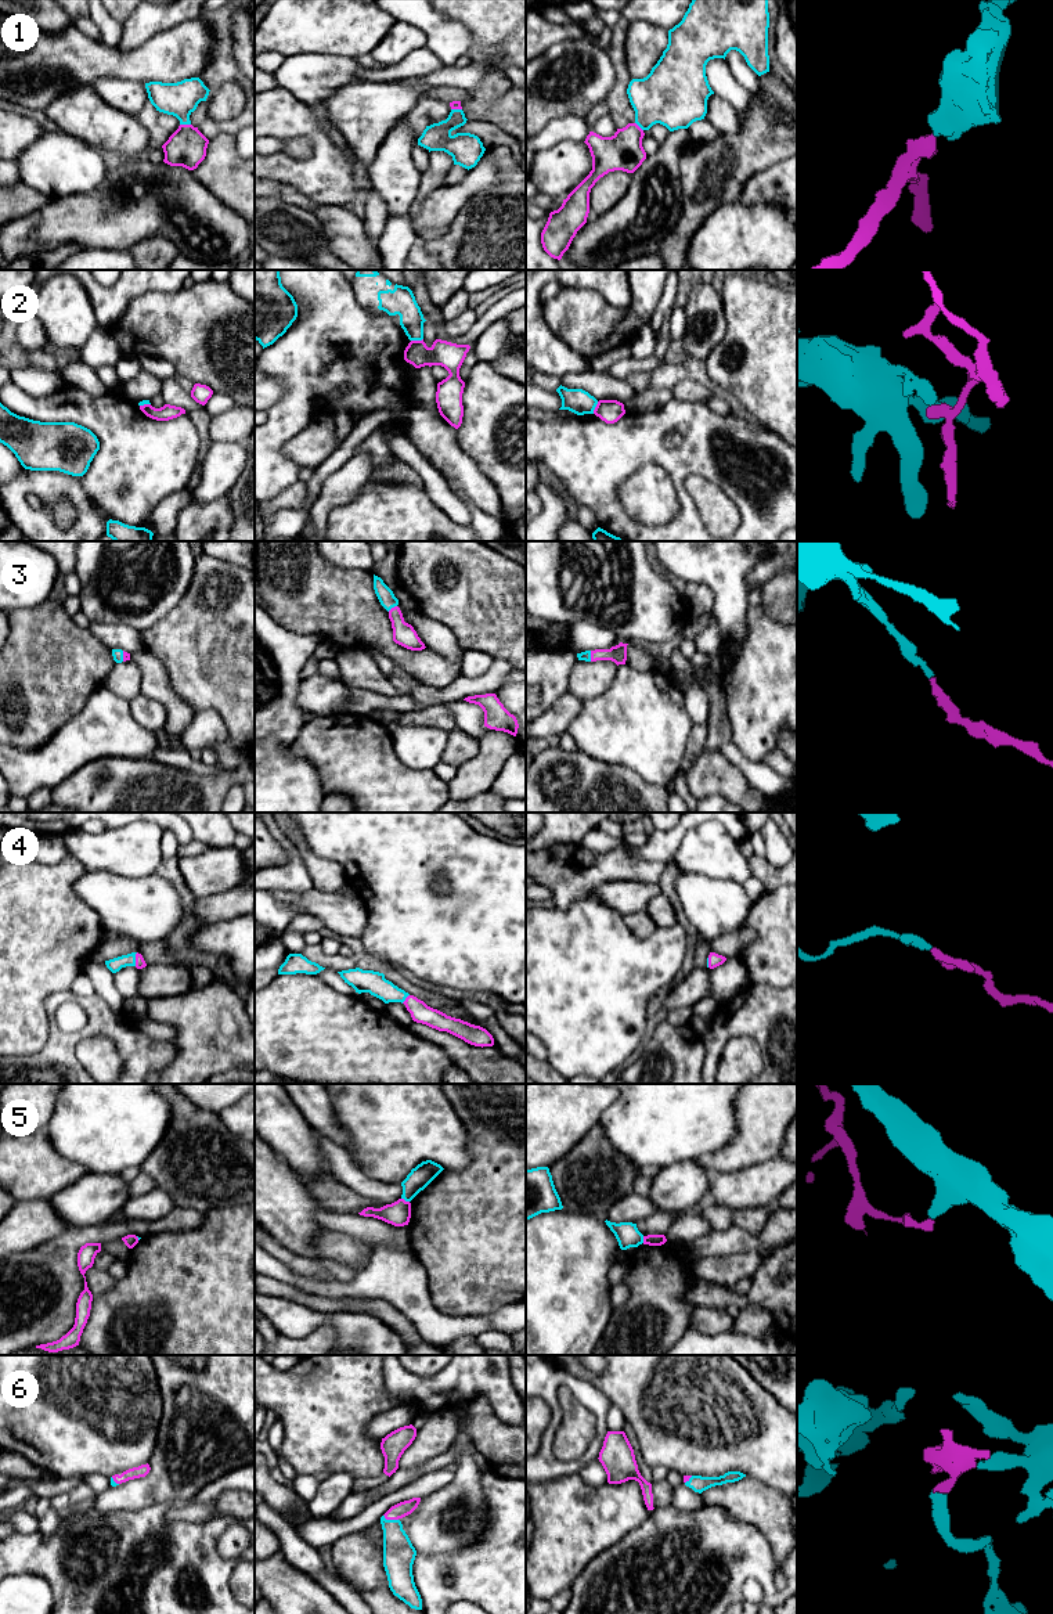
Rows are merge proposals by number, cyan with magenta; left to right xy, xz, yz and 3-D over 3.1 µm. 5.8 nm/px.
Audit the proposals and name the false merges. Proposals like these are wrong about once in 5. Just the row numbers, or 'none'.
2, 5

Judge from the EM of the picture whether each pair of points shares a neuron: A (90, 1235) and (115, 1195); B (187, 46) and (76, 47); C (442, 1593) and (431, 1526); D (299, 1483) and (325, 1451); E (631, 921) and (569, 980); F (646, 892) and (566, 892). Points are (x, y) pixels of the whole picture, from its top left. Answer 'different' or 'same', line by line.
A: different
B: same
C: different
D: different
E: different
F: different

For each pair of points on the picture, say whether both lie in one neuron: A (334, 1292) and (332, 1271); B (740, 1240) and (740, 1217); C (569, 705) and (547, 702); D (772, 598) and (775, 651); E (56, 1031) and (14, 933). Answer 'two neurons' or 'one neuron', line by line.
A: two neurons
B: two neurons
C: two neurons
D: two neurons
E: two neurons

